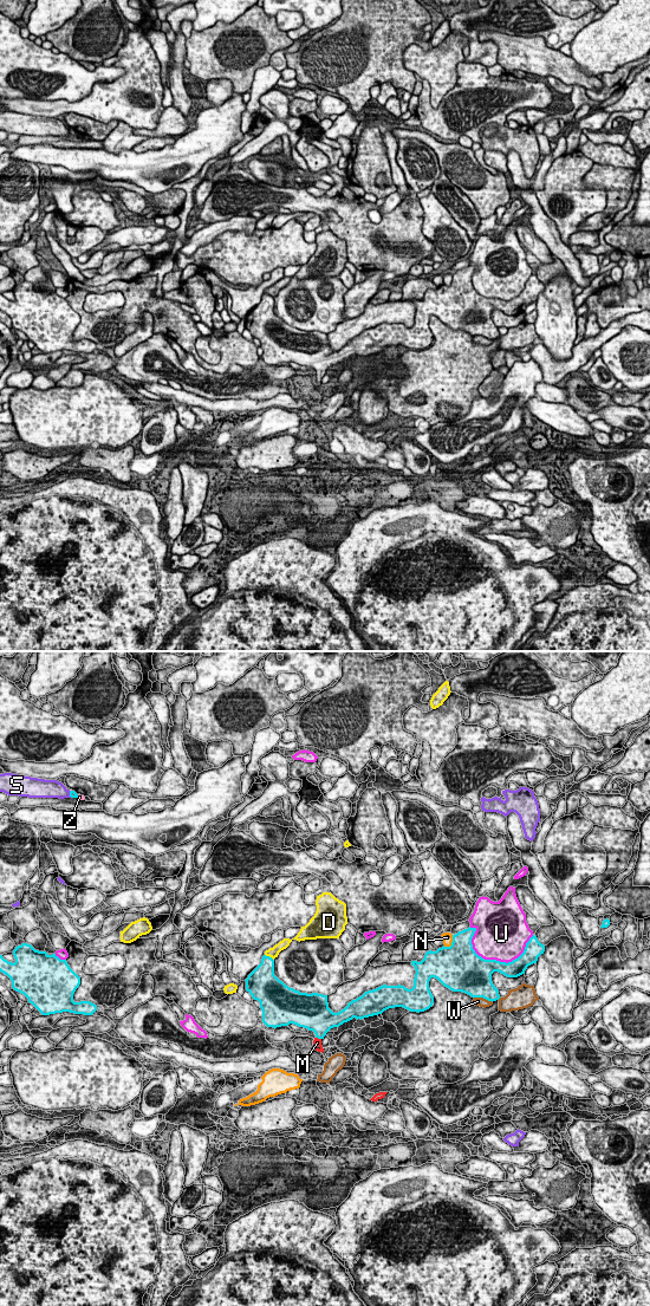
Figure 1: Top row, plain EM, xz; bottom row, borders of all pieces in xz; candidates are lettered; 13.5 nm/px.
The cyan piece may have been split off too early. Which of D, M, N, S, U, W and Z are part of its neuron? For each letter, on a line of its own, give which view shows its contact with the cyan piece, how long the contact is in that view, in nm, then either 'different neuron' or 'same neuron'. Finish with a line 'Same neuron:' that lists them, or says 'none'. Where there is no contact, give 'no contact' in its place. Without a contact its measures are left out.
D: meets cyan in xz; contact 150 nm long; different neuron
M: meets cyan in xz; contact 90 nm long; same neuron
N: meets cyan in xz; contact 220 nm long; different neuron
S: meets cyan in xz; contact 100 nm long; different neuron
U: meets cyan in xz; contact 900 nm long; different neuron
W: meets cyan in xz; contact 260 nm long; different neuron
Z: meets cyan in xz; contact 50 nm long; different neuron
Same neuron: M

